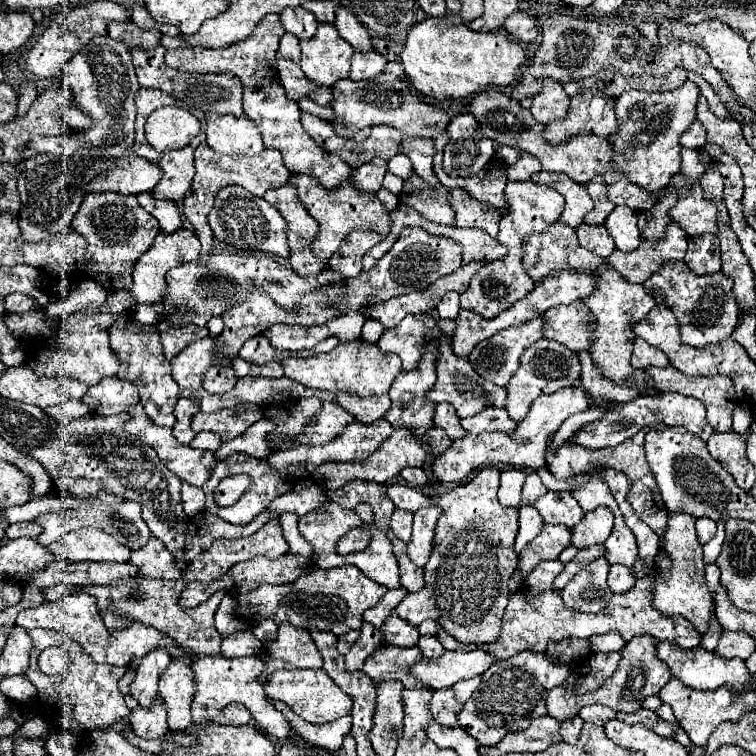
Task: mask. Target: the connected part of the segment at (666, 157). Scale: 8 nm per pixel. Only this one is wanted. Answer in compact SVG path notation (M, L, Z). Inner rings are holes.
M686 82L682 88L668 92L642 92L630 90L614 100L614 112L620 120L620 128L608 138L612 144L614 170L624 172L628 182L640 186L650 196L660 196L662 188L680 170L682 146L678 138L696 120L698 86Z

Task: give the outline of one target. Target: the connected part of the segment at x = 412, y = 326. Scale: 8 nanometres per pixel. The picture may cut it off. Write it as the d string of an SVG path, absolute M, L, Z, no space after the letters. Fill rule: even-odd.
M408 314L398 326L384 330L378 340L378 346L384 352L394 352L402 358L404 370L412 370L420 364L424 350L424 340L436 336L436 320L426 314Z

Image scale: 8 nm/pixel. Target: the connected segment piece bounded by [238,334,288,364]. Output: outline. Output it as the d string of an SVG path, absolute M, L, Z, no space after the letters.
M260 334L260 336L250 338L250 340L242 346L240 352L238 352L238 356L244 358L244 360L248 360L248 362L254 362L254 364L268 364L268 362L272 362L272 360L278 360L278 362L280 362L282 358L288 356L288 352L276 350L276 348L270 344L270 340L268 340L264 334Z

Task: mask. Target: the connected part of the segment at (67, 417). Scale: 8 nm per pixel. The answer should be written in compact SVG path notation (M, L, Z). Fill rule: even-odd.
M68 400L68 402L62 402L62 404L56 404L56 406L50 406L44 410L46 416L52 416L54 420L58 420L60 424L68 424L76 418L82 418L88 414L88 406L80 400Z

